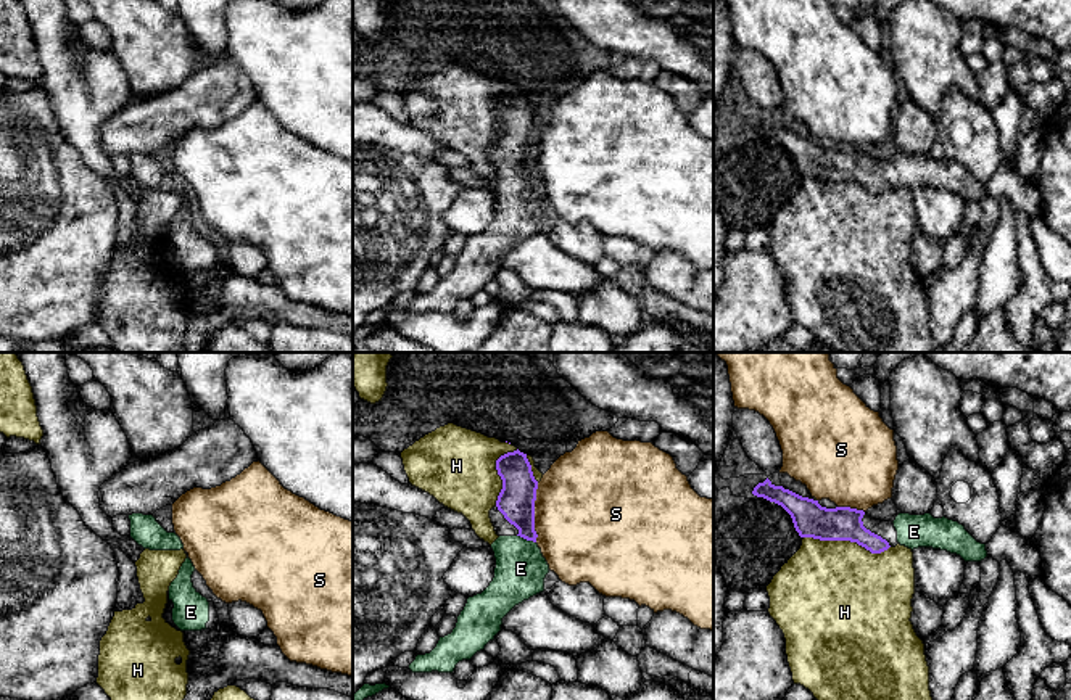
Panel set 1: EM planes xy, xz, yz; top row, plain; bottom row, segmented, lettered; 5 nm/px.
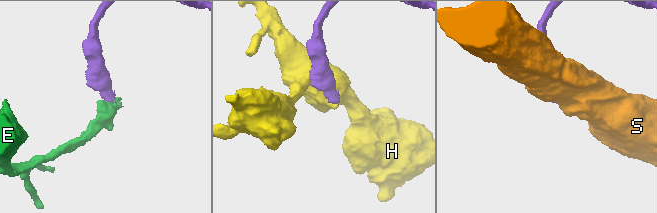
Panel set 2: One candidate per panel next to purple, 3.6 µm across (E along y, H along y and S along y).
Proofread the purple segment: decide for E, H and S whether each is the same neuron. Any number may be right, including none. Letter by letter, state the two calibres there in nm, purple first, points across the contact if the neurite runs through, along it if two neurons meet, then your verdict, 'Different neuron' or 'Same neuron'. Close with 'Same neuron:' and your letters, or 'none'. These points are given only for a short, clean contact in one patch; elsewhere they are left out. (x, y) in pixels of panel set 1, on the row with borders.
E: Thickness 190 nm (purple) against 260 nm. Path across: xz (516, 501), (525, 523), (527, 539), (521, 552), (521, 568). Same neuron
H: Thickness 180 nm (purple) against 480 nm. Different neuron
S: Thickness 190 nm (purple) against 500 nm. Different neuron
Same neuron: E

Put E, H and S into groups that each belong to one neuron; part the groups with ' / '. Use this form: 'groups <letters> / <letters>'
groups E / H / S

